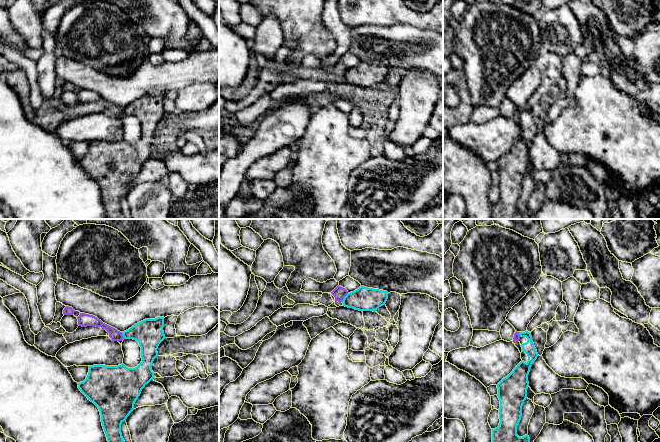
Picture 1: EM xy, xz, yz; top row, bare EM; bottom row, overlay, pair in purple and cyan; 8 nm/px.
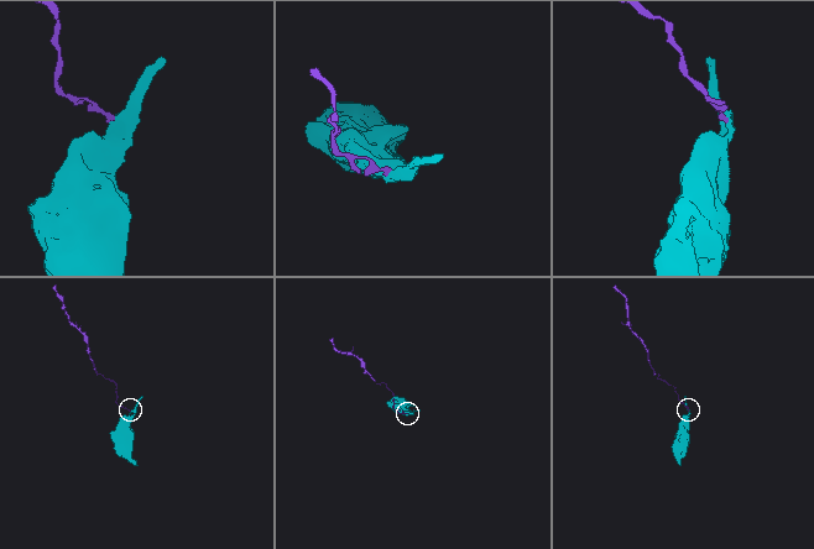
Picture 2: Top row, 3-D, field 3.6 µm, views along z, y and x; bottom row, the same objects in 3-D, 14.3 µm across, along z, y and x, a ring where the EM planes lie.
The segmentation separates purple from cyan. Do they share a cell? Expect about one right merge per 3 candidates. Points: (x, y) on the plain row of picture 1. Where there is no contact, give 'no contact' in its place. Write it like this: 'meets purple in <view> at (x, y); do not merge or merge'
meets purple in xz at (344, 72); do not merge

